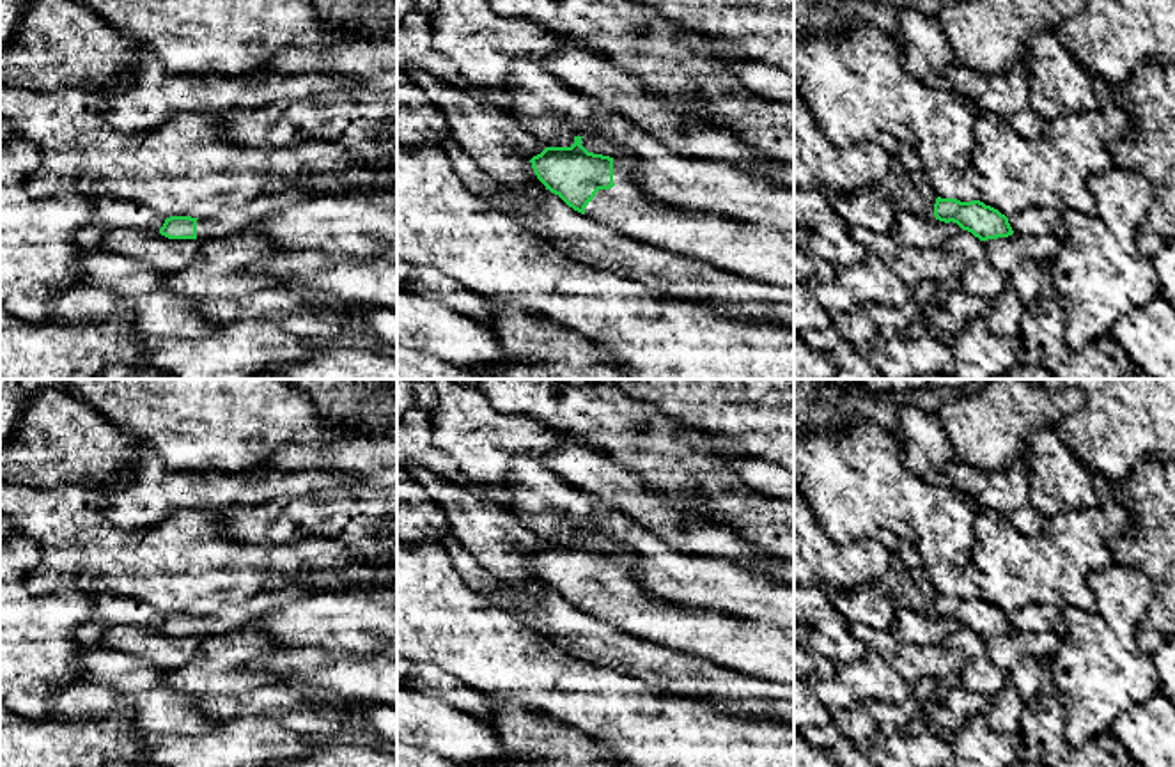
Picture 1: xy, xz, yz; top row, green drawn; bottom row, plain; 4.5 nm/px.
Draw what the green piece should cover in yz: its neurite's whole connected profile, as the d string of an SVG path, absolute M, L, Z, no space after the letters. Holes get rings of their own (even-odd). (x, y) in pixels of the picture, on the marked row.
M936 198L934 216L945 223L957 223L980 241L1008 237L1014 234L1008 218L980 200Z

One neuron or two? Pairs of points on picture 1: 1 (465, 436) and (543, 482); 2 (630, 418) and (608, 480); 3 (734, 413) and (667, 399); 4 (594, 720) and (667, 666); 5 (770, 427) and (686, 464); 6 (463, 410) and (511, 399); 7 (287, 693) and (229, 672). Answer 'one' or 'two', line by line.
1: two
2: two
3: one
4: two
5: two
6: two
7: two

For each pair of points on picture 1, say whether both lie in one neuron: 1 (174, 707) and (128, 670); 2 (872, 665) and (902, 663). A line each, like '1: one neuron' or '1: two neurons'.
1: one neuron
2: two neurons

